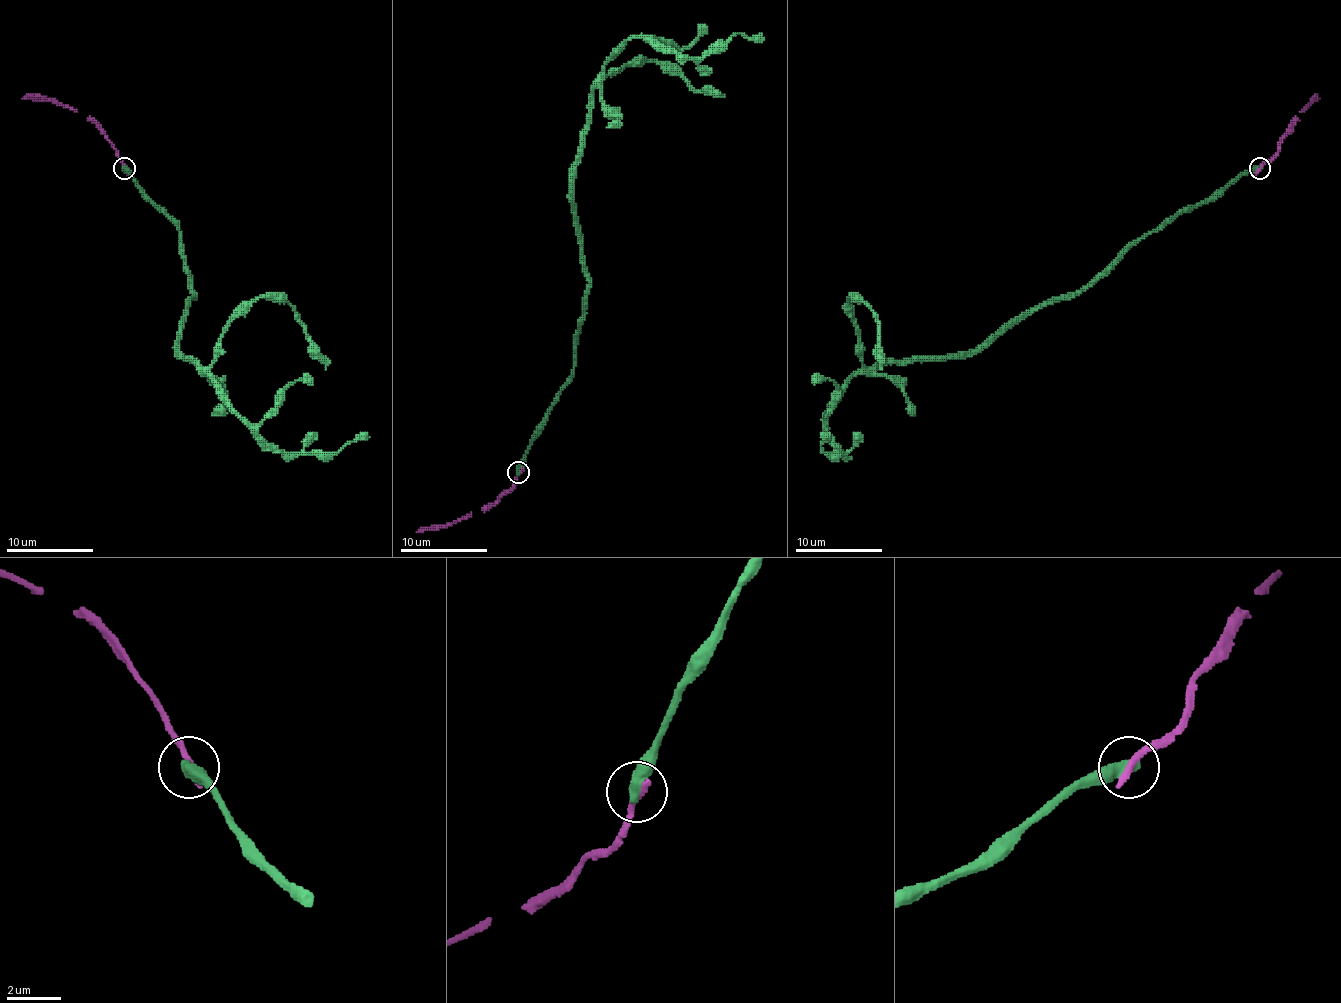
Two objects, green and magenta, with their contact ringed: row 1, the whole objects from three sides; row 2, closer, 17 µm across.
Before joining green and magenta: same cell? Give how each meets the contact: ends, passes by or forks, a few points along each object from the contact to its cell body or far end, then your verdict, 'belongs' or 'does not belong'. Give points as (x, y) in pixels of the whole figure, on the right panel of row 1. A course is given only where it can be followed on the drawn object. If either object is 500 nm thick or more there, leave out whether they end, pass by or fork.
course green (1260, 168), (985, 345), (854, 376), (825, 413), (845, 452), (825, 452), (821, 433); course magenta (1260, 168), (1275, 153), (1278, 142), (1310, 100), (1319, 98); does not belong

